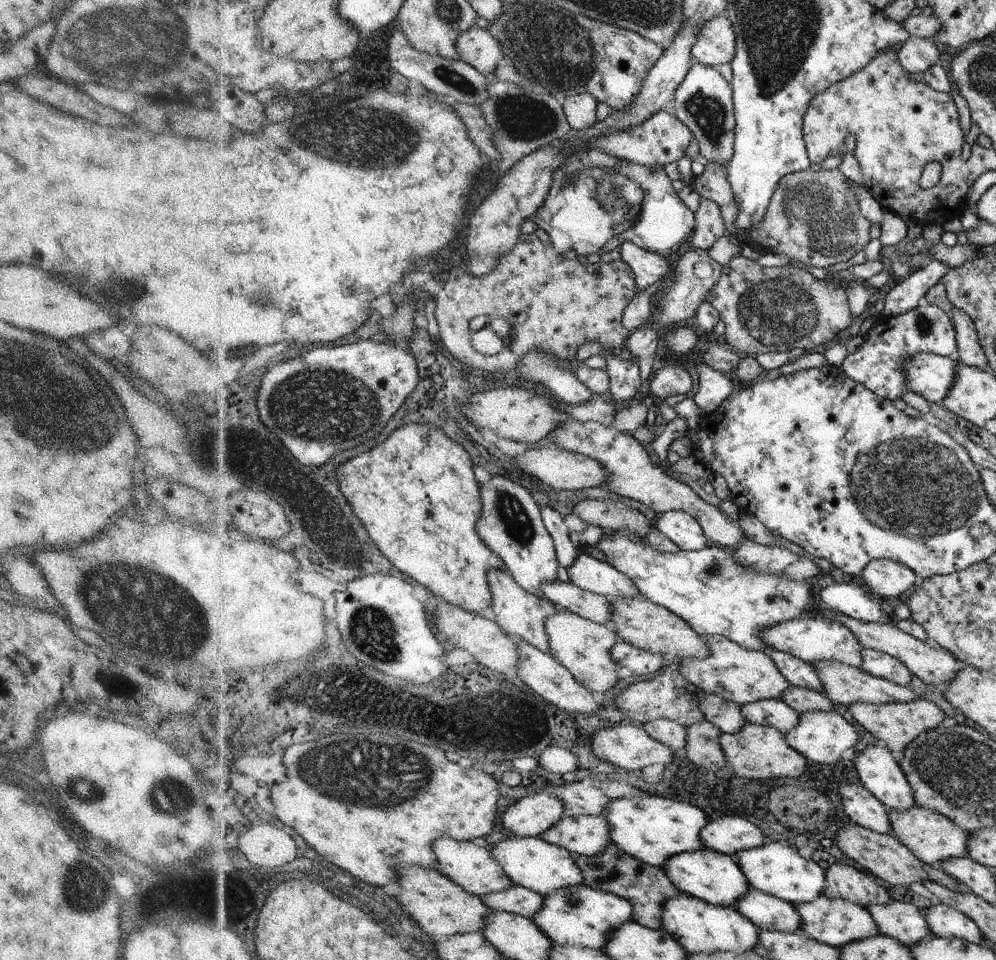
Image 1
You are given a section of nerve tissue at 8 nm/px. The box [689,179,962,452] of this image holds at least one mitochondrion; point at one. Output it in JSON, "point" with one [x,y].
{"point":[777,311]}

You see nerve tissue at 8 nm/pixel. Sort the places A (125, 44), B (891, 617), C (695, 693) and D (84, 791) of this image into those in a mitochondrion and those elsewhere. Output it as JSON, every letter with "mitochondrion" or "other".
{"A":"mitochondrion","B":"other","C":"other","D":"mitochondrion"}

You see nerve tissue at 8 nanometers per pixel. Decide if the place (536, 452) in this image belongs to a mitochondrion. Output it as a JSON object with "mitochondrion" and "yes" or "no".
{"mitochondrion":"no"}

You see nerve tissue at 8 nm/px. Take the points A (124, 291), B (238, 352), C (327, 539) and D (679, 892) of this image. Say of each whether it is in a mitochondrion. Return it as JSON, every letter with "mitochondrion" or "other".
{"A":"mitochondrion","B":"other","C":"mitochondrion","D":"other"}

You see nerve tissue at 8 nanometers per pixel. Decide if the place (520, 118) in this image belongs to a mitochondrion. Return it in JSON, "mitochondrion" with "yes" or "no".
{"mitochondrion":"yes"}

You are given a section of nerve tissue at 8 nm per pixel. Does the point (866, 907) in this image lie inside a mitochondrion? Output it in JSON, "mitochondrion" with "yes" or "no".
{"mitochondrion":"no"}

